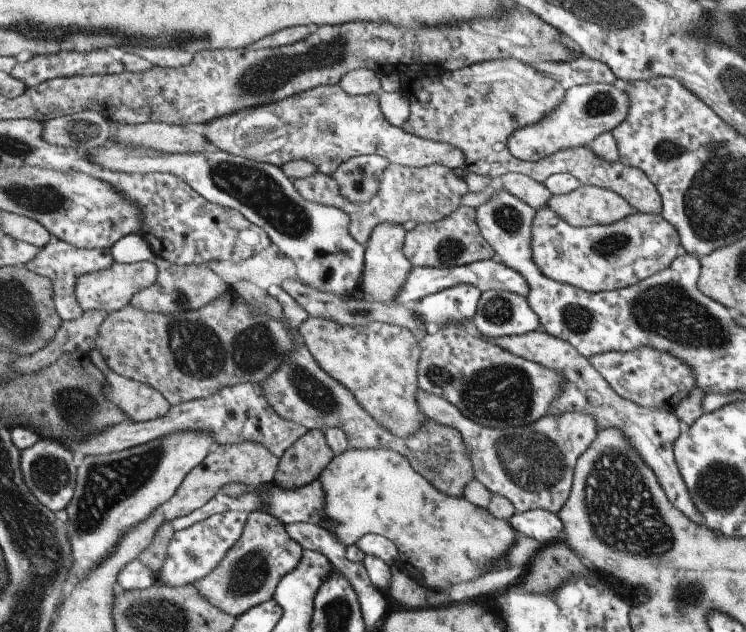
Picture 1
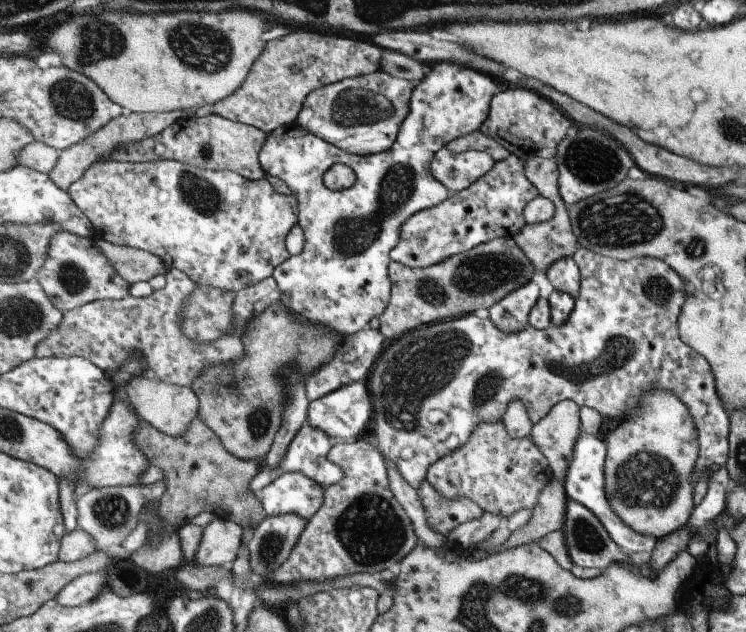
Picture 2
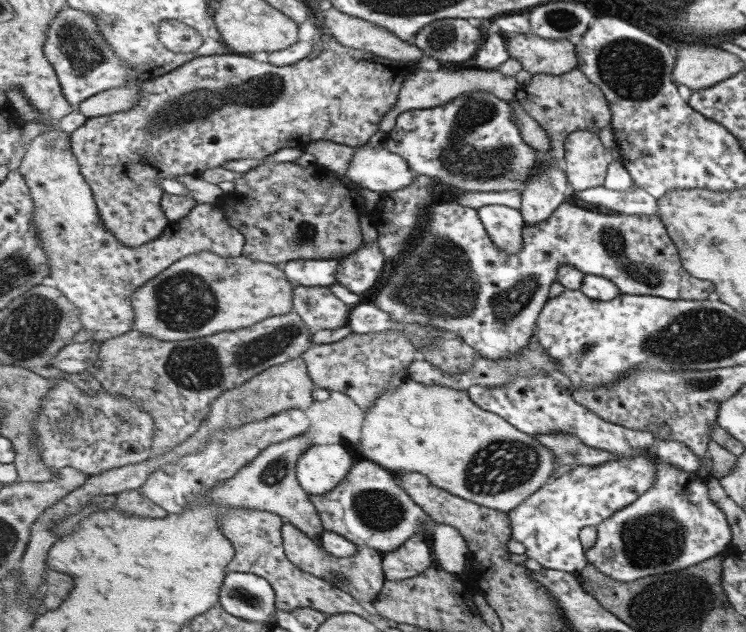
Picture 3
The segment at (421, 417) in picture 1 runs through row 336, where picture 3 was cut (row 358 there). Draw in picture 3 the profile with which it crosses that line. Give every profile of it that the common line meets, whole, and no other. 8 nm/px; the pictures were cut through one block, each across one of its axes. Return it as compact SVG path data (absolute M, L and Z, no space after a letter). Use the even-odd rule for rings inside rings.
M397 331L360 335L351 333L339 342L315 344L302 356L317 387L348 394L365 412L392 388L410 378L409 367L420 357L412 339Z

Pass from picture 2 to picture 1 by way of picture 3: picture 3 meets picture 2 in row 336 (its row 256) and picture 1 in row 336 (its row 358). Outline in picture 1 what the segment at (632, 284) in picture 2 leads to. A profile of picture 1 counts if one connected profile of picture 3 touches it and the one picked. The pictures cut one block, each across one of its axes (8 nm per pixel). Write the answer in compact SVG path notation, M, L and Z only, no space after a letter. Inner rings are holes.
M497 289L482 291L473 320L479 332L489 336L490 340L544 328L525 295Z

